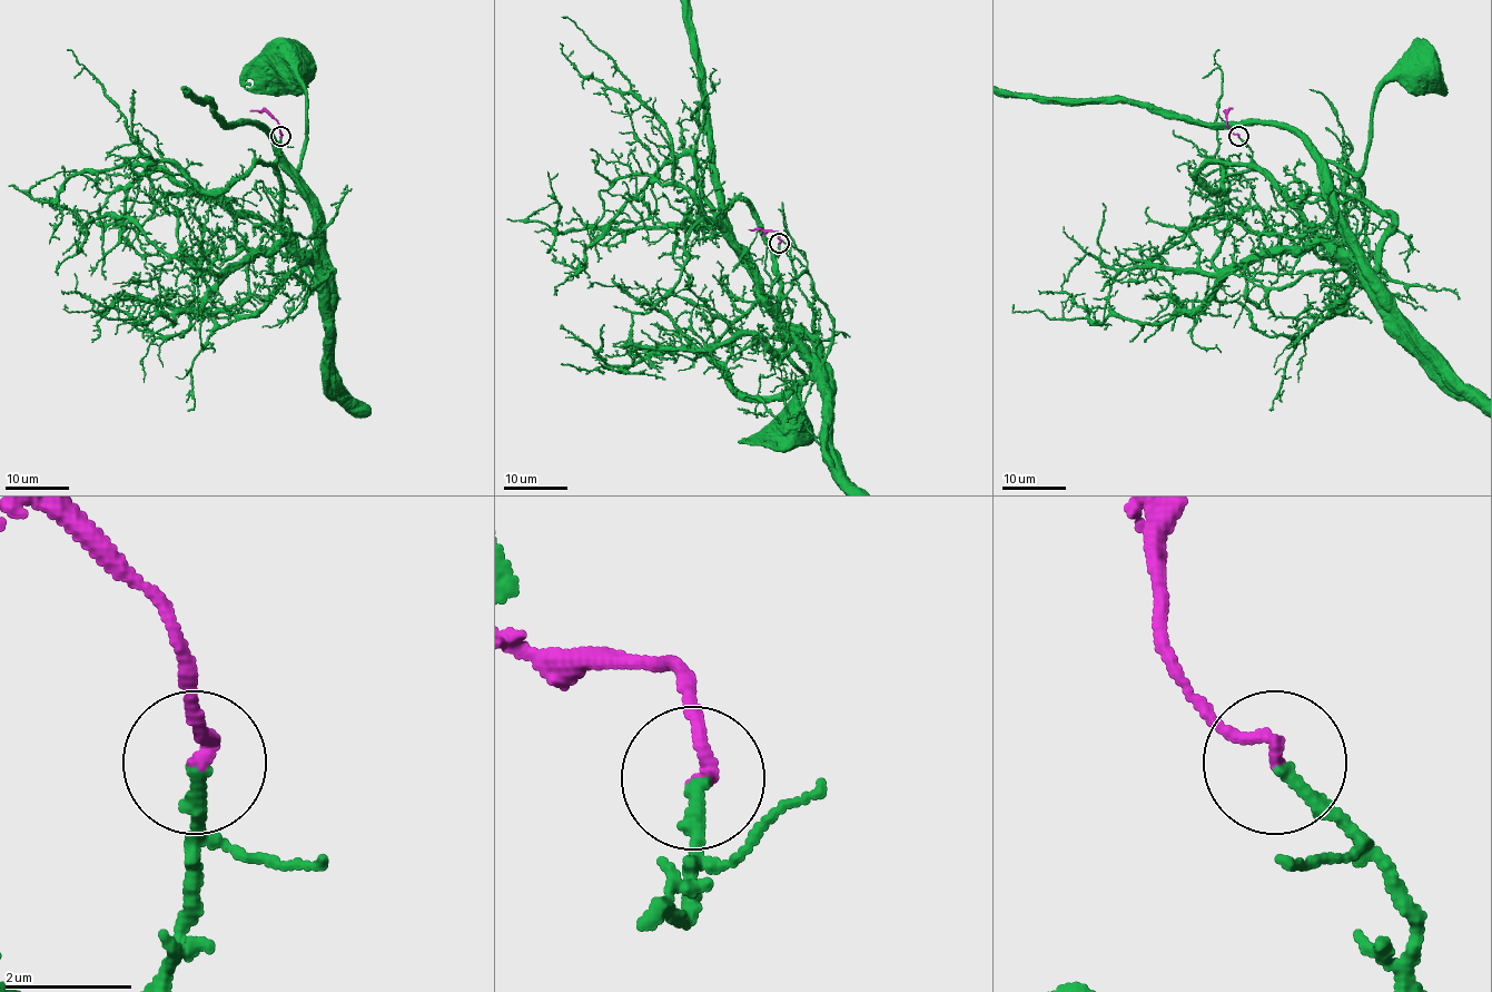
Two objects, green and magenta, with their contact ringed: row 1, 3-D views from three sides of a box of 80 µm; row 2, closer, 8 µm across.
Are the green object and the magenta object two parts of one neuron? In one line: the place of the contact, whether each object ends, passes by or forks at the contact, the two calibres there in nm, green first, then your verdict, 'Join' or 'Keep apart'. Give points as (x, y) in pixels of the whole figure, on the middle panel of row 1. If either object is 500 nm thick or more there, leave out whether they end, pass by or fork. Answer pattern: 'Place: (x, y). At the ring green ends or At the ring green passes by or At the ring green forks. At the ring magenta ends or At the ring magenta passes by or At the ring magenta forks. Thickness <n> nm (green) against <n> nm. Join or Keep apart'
Place: (779, 243). At the ring green ends. At the ring magenta ends. Thickness 220 nm (green) against 190 nm. Join

